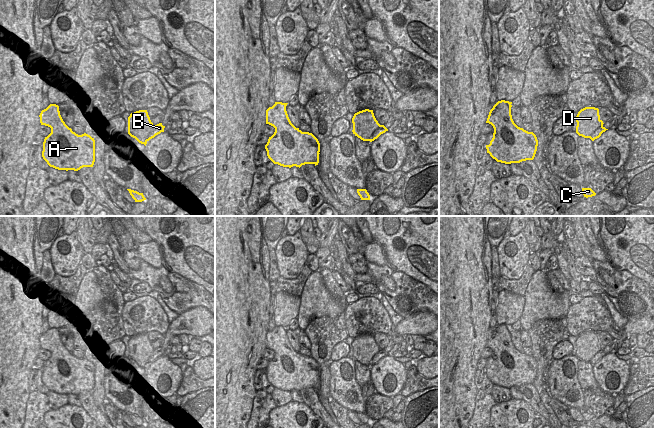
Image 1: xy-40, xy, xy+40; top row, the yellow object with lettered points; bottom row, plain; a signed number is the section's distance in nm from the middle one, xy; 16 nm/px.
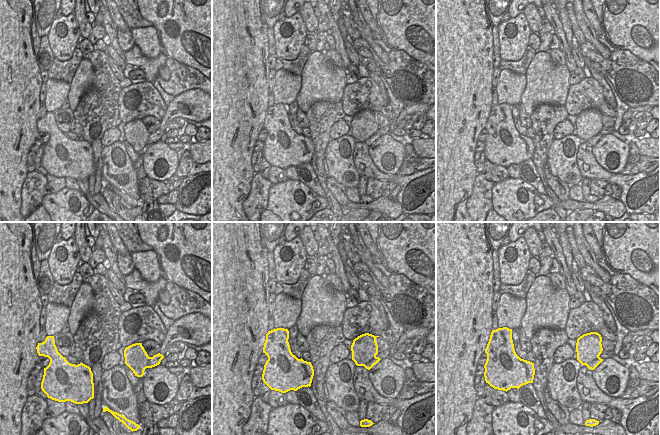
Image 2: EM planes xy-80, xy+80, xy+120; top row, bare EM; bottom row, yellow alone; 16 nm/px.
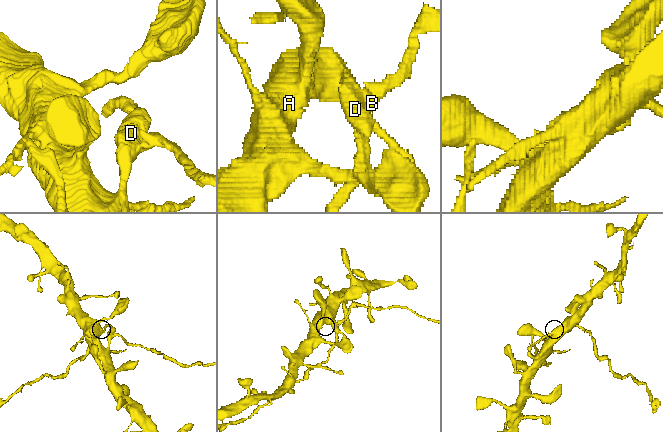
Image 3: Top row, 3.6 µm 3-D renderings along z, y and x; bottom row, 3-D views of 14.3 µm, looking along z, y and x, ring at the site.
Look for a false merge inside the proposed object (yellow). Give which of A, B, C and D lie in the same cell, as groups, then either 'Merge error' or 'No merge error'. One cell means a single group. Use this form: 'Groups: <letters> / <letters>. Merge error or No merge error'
Groups: A C D / B. Merge error

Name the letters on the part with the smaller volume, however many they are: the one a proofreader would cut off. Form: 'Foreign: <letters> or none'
Foreign: B

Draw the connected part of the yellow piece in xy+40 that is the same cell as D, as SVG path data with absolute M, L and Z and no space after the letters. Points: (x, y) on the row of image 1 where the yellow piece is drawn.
M595 107L581 109L576 116L576 122L576 133L584 138L590 138L595 130L604 124L600 119L599 109Z

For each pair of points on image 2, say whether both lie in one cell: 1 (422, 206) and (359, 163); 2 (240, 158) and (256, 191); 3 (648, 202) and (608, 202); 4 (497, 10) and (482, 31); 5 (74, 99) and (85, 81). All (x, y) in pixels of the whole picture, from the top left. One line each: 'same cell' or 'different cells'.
1: same cell
2: different cells
3: different cells
4: different cells
5: same cell

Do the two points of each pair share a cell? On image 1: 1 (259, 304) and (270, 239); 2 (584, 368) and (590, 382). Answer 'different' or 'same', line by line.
1: different
2: same

